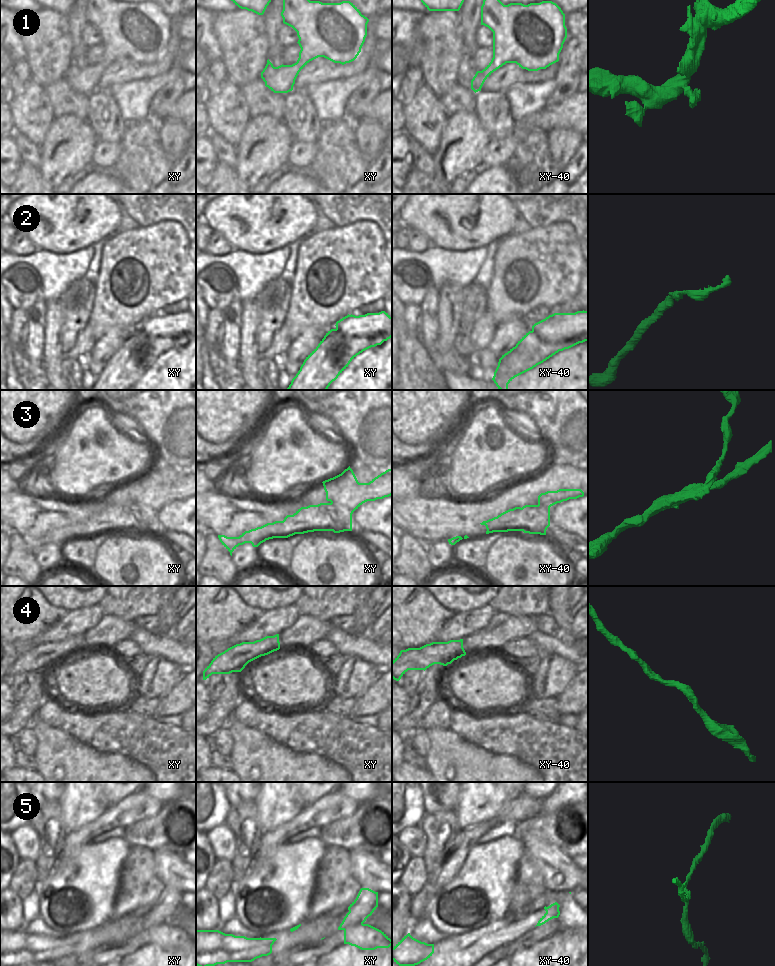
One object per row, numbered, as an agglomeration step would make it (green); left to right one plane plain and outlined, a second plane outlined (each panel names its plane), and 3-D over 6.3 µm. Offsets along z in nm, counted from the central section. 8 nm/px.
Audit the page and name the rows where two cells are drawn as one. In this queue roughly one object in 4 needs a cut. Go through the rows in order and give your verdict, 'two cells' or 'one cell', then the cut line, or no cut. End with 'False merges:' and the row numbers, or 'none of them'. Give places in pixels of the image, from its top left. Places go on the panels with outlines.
1: one cell; no cut
2: one cell; no cut
3: two cells; cut in xy along (322, 504), (324, 508), (318, 512), (317, 530)
4: one cell; no cut
5: two cells; cut in xy along (362, 922), (349, 925), (343, 929)
False merges: 3, 5

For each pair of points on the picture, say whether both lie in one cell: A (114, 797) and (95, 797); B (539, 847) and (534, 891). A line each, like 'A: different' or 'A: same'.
A: different
B: different

